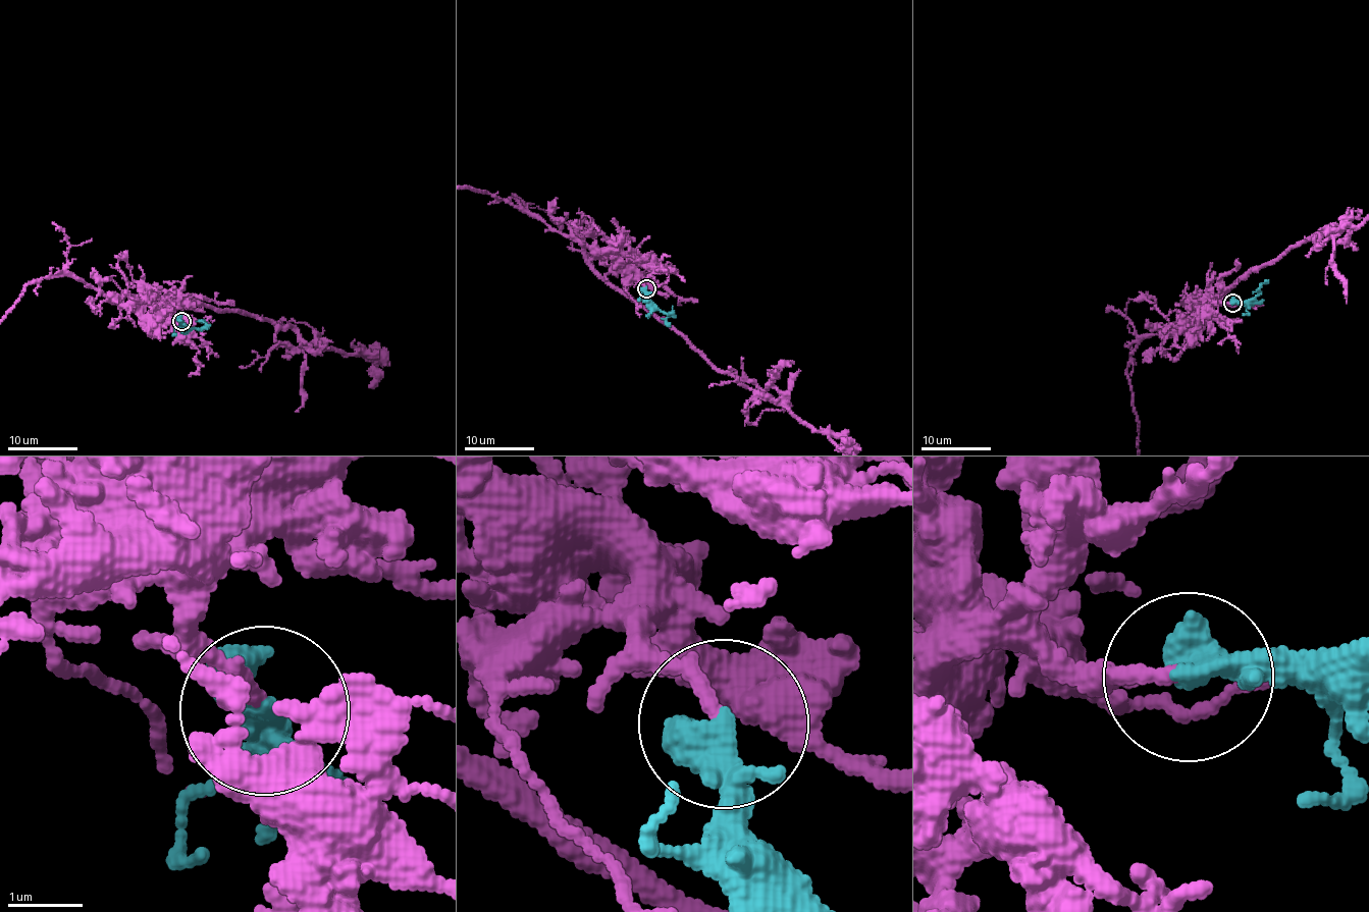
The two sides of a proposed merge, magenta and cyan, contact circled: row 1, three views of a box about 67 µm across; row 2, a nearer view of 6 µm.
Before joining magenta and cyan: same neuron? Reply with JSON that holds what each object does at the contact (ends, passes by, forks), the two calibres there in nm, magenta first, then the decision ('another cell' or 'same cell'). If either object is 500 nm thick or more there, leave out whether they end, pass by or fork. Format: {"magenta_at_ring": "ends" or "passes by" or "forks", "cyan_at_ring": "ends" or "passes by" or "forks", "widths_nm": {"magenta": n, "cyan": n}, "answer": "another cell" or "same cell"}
{"magenta_at_ring": "ends", "cyan_at_ring": "passes by", "widths_nm": {"magenta": 200, "cyan": 380}, "answer": "same cell"}

